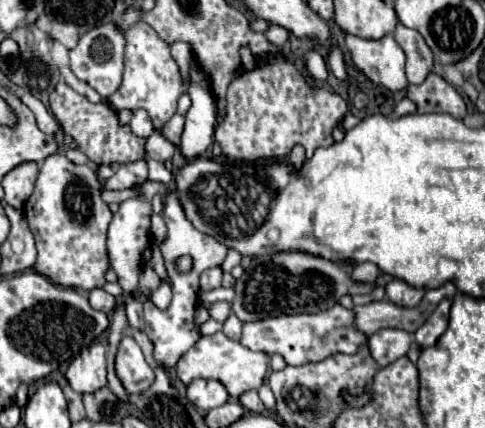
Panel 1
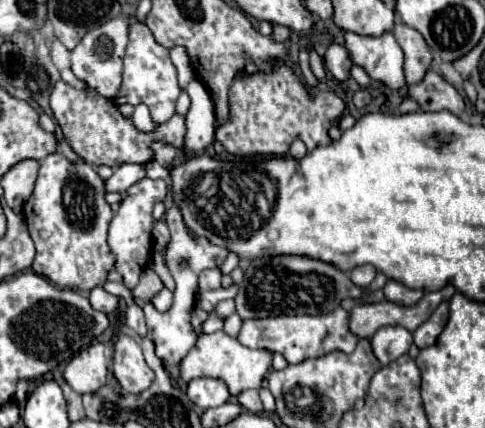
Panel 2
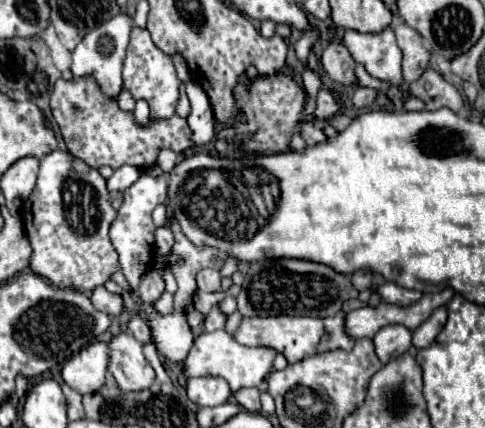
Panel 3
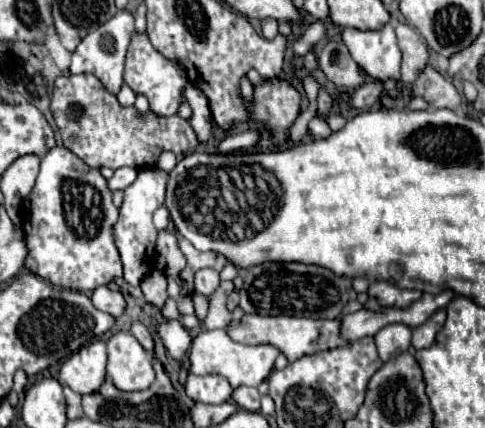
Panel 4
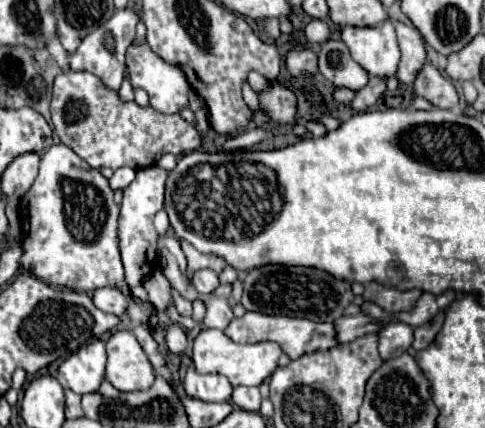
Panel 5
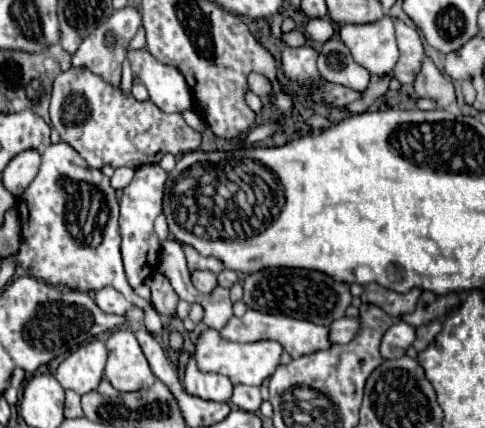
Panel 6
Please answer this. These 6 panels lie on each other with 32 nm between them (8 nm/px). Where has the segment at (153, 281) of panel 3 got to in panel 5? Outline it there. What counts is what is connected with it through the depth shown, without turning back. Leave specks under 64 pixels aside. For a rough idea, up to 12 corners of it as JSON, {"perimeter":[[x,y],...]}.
{"perimeter":[[160,270],[144,280],[156,312],[172,306],[172,288]]}

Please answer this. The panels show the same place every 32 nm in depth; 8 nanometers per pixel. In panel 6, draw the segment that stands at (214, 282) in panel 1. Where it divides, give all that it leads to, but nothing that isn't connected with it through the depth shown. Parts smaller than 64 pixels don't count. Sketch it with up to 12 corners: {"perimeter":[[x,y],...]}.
{"perimeter":[[208,270],[192,272],[192,284],[208,294],[216,288],[216,276]]}

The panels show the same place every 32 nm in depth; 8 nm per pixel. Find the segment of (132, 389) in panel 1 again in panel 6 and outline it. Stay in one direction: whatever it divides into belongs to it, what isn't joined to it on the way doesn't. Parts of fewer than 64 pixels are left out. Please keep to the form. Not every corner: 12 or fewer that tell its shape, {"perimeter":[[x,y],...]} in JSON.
{"perimeter":[[132,330],[106,340],[104,376],[118,392],[154,384]]}

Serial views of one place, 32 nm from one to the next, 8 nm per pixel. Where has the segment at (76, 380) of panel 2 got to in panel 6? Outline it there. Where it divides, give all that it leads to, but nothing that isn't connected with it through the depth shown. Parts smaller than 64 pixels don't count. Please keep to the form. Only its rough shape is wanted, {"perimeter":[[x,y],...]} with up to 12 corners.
{"perimeter":[[92,340],[64,358],[56,380],[78,394],[100,384],[106,346]]}

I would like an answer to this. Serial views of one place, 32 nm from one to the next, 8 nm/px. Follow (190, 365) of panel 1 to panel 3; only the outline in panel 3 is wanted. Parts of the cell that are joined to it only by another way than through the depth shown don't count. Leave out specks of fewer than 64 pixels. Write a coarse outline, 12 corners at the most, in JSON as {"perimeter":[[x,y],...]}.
{"perimeter":[[226,330],[202,332],[186,376],[222,376],[232,392],[260,386],[274,348],[242,346]]}

